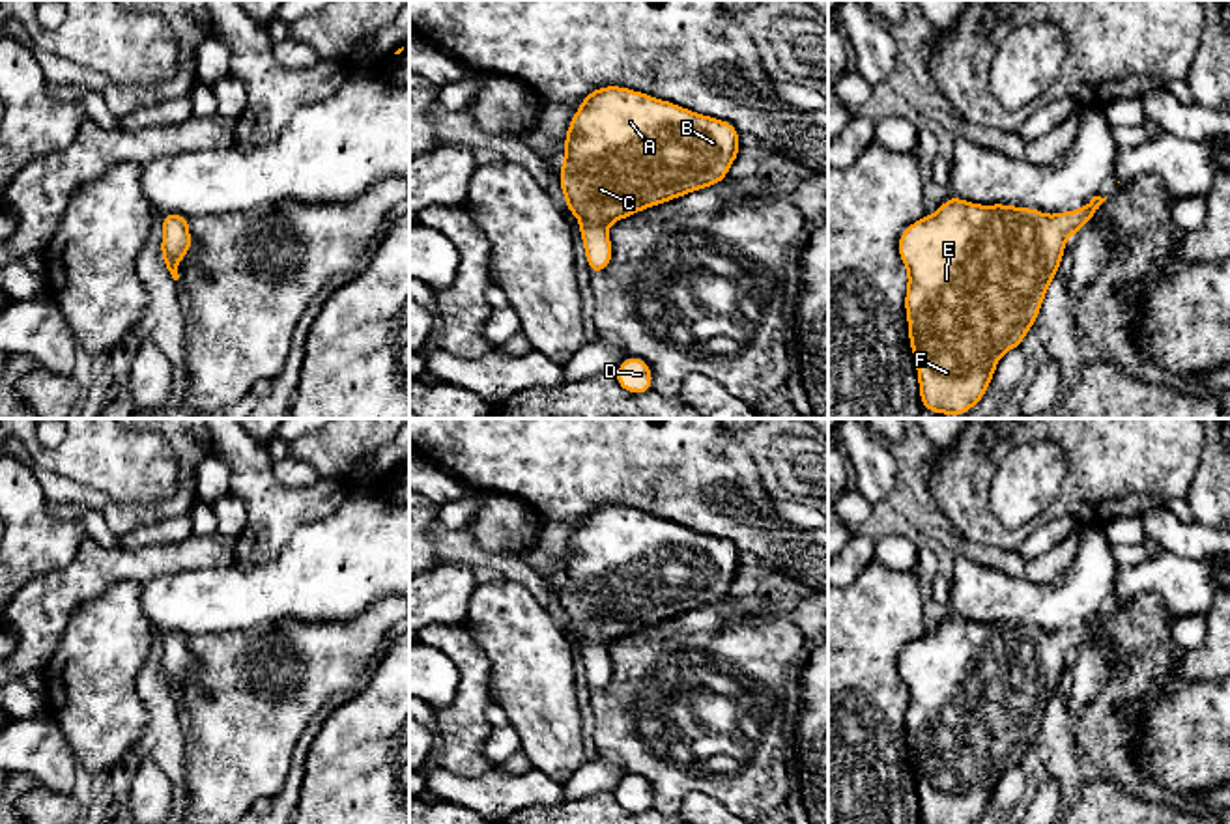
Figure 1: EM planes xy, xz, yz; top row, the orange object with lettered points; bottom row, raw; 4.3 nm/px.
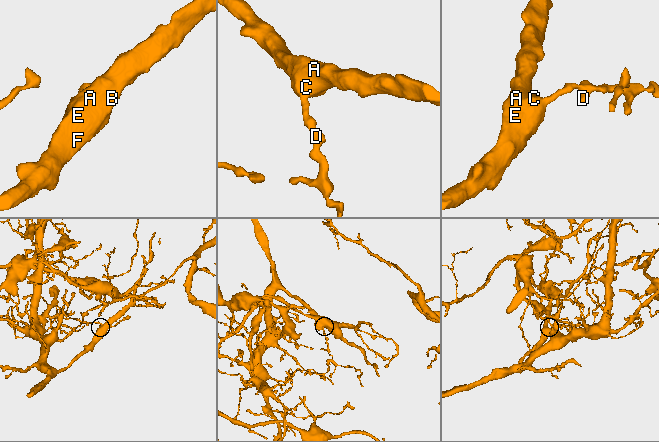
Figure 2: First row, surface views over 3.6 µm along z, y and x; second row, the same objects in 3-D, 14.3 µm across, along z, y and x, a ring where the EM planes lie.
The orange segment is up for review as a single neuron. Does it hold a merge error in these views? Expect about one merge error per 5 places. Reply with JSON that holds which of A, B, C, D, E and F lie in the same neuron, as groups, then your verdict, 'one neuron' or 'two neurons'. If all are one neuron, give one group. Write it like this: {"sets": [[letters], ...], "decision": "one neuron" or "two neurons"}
{"sets": [["A", "B", "C", "D", "E", "F"]], "decision": "one neuron"}

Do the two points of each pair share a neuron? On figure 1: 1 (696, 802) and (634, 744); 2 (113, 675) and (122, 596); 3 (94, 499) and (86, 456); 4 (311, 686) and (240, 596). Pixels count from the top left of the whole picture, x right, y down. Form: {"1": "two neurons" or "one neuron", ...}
{"1": "two neurons", "2": "one neuron", "3": "two neurons", "4": "two neurons"}

